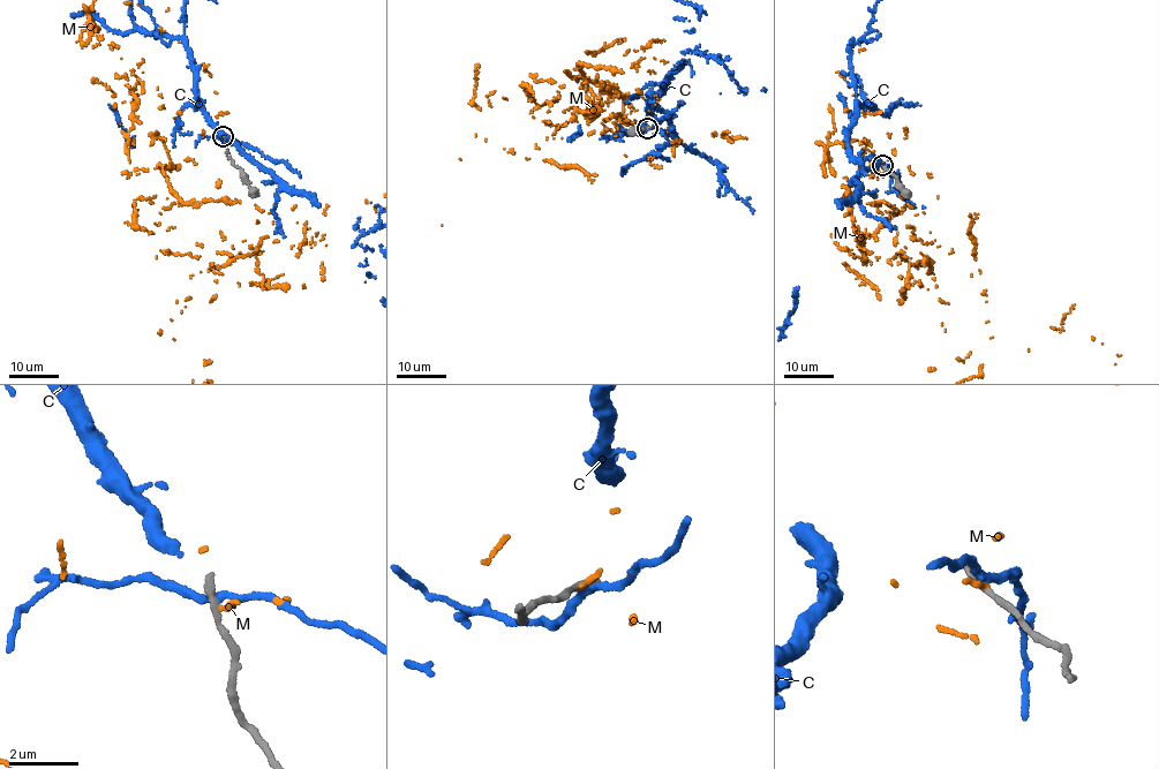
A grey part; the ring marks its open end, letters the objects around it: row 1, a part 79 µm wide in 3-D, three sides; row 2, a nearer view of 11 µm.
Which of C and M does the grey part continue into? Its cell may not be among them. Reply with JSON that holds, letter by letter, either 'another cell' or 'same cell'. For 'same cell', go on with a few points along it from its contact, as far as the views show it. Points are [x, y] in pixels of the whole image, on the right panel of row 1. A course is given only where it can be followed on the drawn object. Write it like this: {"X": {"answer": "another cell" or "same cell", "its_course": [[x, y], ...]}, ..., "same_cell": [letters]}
{"C": {"answer": "another cell"}, "M": {"answer": "another cell"}, "same_cell": []}

